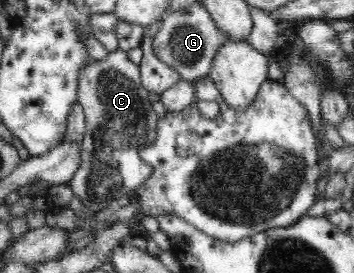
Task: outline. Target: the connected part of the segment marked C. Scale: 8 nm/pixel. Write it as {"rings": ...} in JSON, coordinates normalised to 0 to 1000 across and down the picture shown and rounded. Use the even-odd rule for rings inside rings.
{"rings":[[[339,179],[311,190],[299,220],[254,216],[254,231],[243,231],[226,253],[218,344],[220,374],[243,425],[243,480],[229,524],[220,619],[192,678],[232,751],[249,758],[254,773],[274,780],[288,766],[328,769],[336,758],[328,736],[350,714],[362,718],[373,692],[407,670],[432,630],[432,615],[407,590],[390,586],[379,560],[390,542],[429,531],[441,516],[449,429],[429,396],[424,337],[401,315],[395,242],[362,216],[359,190]]]}

